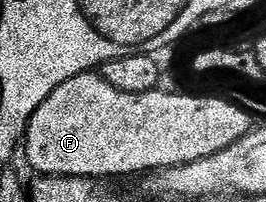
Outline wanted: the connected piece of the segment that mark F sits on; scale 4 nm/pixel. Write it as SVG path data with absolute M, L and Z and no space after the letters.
M96 72L84 73L79 75L73 81L63 83L63 87L59 87L54 93L46 99L39 107L39 111L35 111L35 115L31 115L29 120L29 128L25 130L23 138L23 157L29 160L31 168L41 177L82 177L84 179L98 179L97 177L129 177L132 173L149 173L160 171L163 169L174 169L180 165L187 163L195 163L199 159L207 159L211 155L215 155L234 145L236 141L244 137L250 132L249 125L250 114L245 109L231 106L226 109L222 106L222 101L217 96L201 96L198 100L185 99L180 91L171 94L161 94L158 91L144 93L143 95L127 95L115 91L115 87L111 87L111 83L107 83L104 77Z

